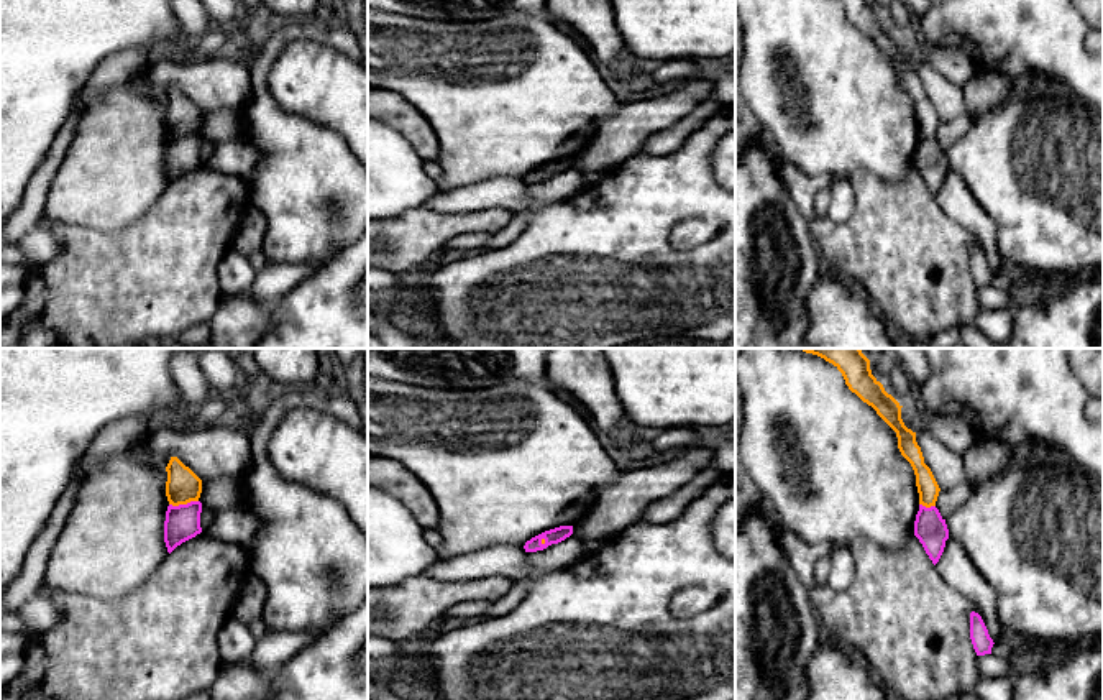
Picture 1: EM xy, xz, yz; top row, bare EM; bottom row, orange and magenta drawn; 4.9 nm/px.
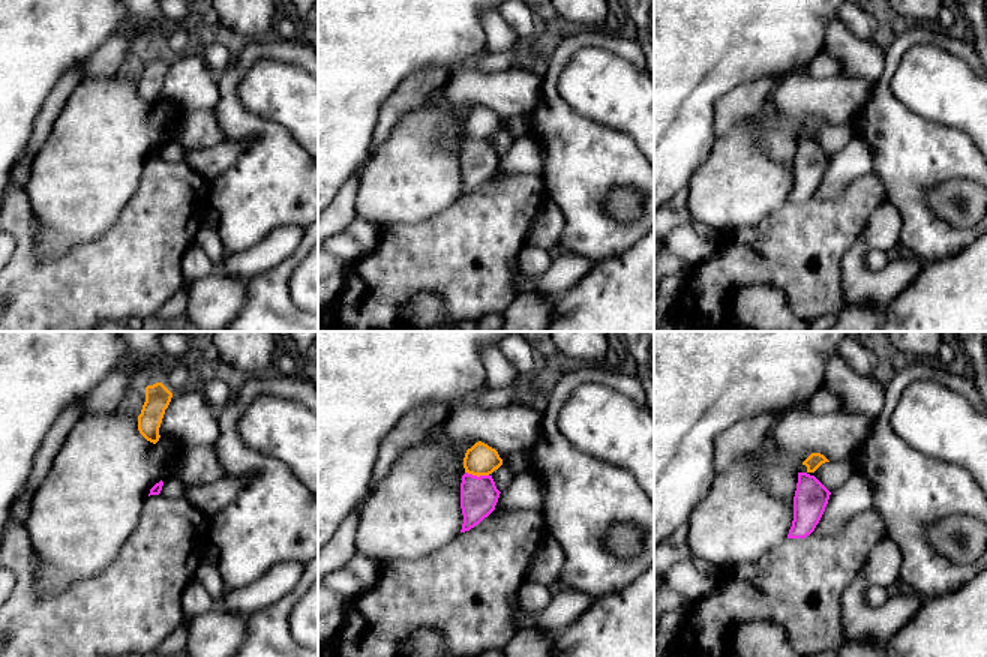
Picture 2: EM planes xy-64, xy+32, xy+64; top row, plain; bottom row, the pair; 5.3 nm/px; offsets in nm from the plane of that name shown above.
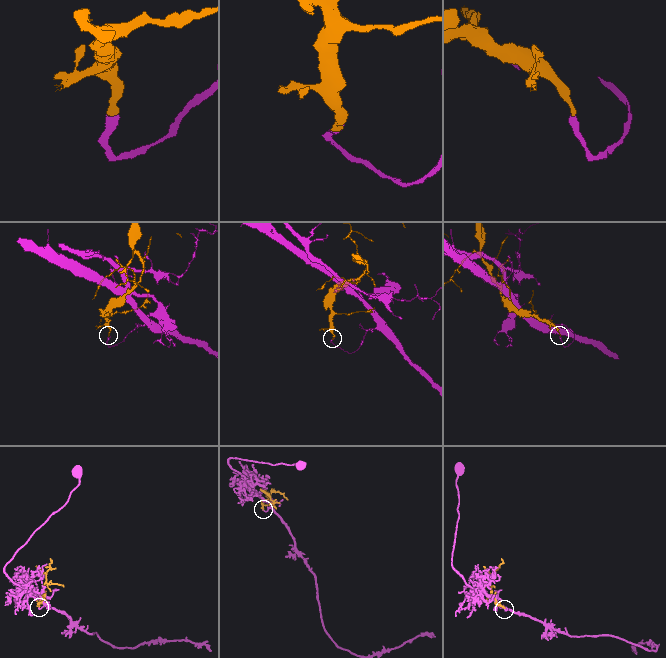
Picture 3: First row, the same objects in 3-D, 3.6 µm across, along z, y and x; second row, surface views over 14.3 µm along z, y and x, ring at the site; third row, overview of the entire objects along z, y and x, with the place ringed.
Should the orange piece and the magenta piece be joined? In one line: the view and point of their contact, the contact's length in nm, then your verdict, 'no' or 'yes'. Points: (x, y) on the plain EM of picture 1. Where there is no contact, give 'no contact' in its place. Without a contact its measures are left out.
xy (183, 135) | 150 nm | no

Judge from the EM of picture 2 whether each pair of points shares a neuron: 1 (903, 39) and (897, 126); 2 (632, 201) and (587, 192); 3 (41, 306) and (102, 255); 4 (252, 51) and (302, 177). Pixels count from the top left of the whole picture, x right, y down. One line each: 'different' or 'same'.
1: same
2: different
3: same
4: same

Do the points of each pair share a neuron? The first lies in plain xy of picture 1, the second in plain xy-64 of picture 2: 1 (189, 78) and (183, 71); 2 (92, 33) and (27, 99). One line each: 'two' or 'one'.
1: one
2: one

